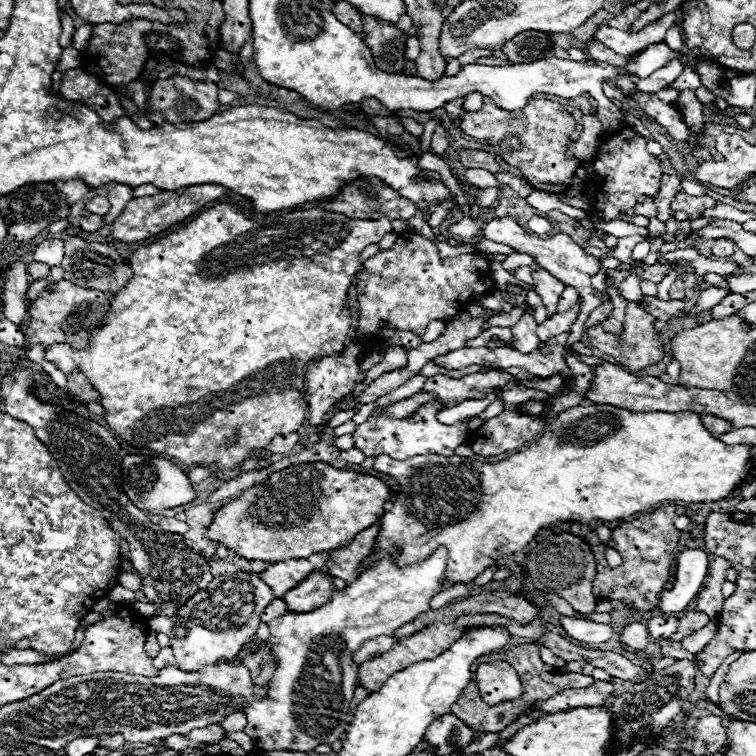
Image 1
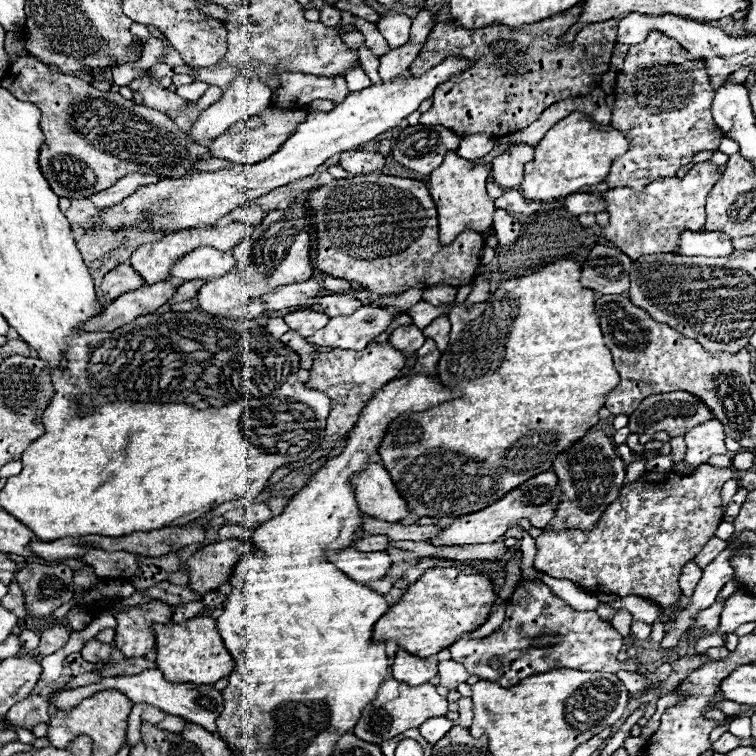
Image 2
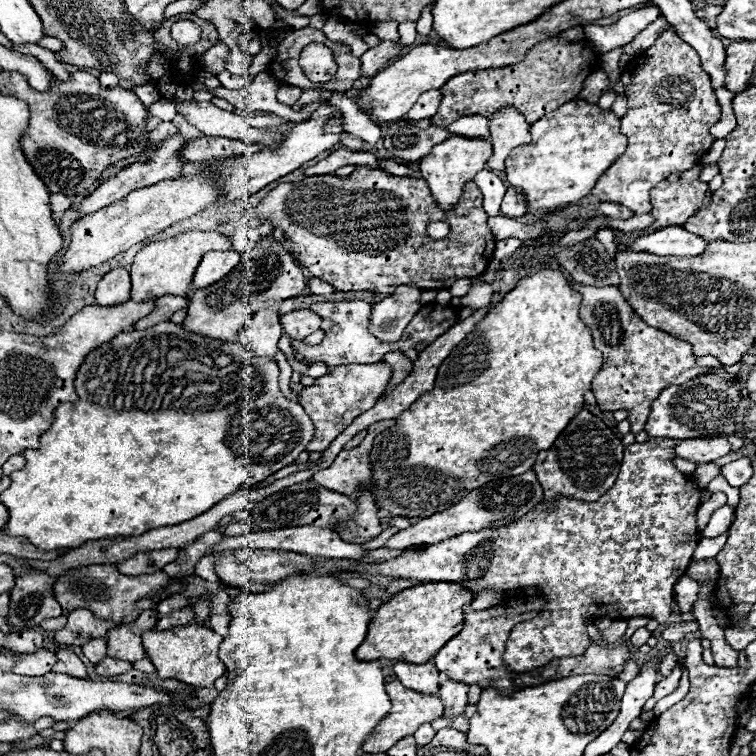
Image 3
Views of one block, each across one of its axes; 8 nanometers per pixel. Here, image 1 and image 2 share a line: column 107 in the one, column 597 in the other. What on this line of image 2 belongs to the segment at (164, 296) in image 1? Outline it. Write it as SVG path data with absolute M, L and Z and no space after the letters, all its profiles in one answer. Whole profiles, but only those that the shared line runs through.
M560 260L554 264L544 266L540 272L534 272L530 276L522 278L512 278L506 284L502 284L486 302L480 302L472 308L466 308L462 302L456 302L454 308L446 314L448 320L452 322L452 334L450 334L450 344L442 352L442 358L438 362L438 378L440 382L456 392L462 392L462 396L446 400L434 408L428 408L424 412L404 412L398 418L394 418L382 438L380 444L380 460L384 468L390 472L396 490L400 496L406 500L408 510L418 514L418 516L432 516L432 518L444 518L444 516L460 516L460 514L470 514L472 510L482 510L482 506L490 506L496 502L496 498L502 498L508 490L520 486L520 482L526 482L528 478L550 470L552 460L560 450L568 448L580 434L586 434L586 430L594 428L598 424L598 410L604 406L604 394L608 390L616 388L618 372L612 364L612 354L604 346L602 340L602 330L596 318L596 310L592 306L594 292L580 286L580 264L574 260Z

